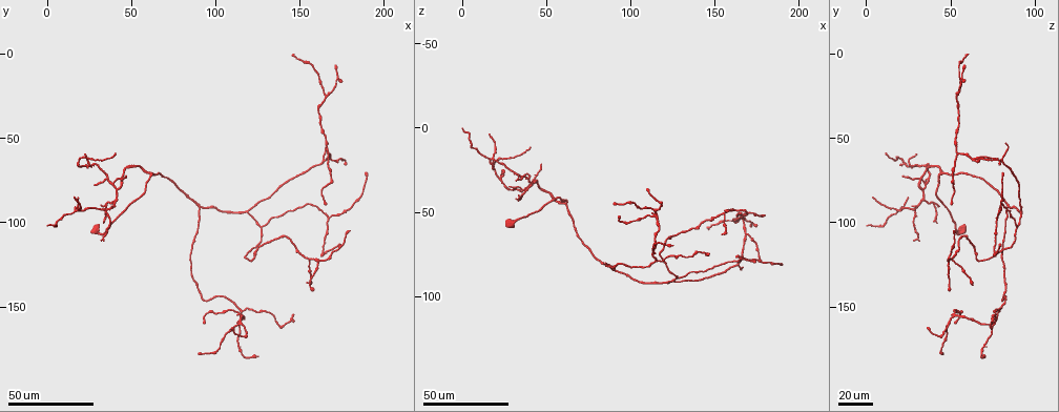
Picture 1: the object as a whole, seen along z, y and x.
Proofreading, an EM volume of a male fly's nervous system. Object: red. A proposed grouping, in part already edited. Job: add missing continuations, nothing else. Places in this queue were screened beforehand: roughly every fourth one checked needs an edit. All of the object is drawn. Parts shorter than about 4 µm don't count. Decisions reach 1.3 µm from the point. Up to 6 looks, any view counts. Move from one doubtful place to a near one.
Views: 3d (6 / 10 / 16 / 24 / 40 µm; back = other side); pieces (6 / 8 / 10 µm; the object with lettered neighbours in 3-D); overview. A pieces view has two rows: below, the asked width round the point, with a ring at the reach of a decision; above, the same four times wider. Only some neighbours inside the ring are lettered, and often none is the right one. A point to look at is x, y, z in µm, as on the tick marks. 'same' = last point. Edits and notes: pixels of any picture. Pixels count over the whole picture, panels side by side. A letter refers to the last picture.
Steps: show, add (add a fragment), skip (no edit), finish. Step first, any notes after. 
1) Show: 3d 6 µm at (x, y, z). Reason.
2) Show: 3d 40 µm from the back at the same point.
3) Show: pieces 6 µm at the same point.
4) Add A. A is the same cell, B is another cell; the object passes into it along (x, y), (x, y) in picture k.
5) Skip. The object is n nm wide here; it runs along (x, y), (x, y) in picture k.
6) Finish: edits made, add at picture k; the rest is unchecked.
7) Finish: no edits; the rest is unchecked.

Show: 3d 40 µm at (33, 111, 28). Long arm stops here.

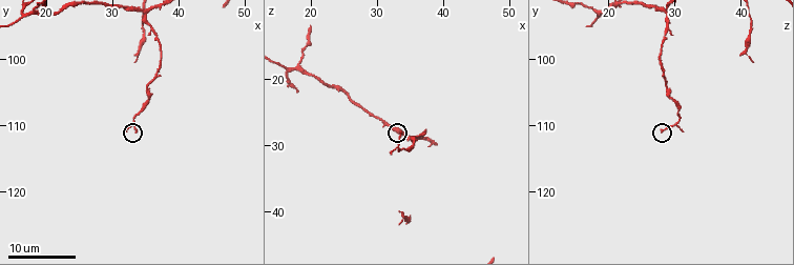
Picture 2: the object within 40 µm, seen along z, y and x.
Show: pieces 10 µm at (34.0, 110.5, 27.5). See the neighbours.

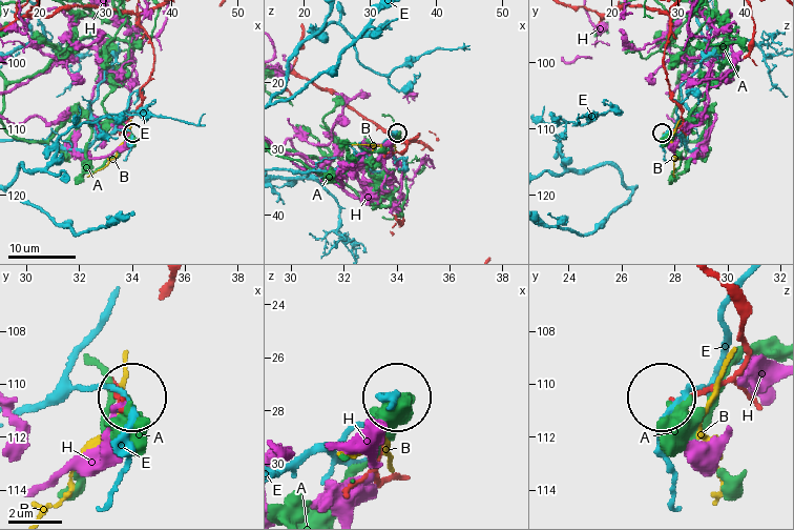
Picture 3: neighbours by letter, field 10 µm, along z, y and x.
Skip. A, B, E and H are other cells; it runs along (666, 42), (663, 67), (682, 122), (664, 133) in picture 3; no lettered fragment goes on from it.

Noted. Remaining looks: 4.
Show: 3d 40 µm at (19, 85, 25). An open end.

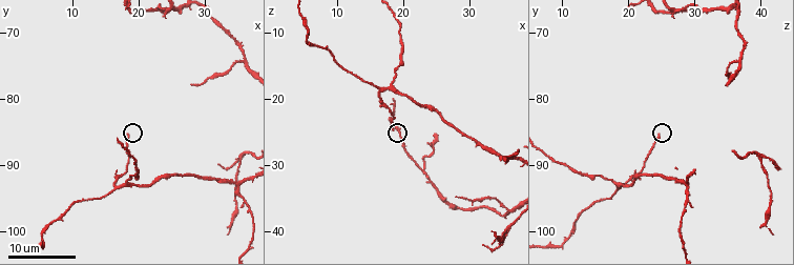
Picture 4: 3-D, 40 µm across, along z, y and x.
Show: pieces 10 µm at (18.5, 85.0, 24.5).

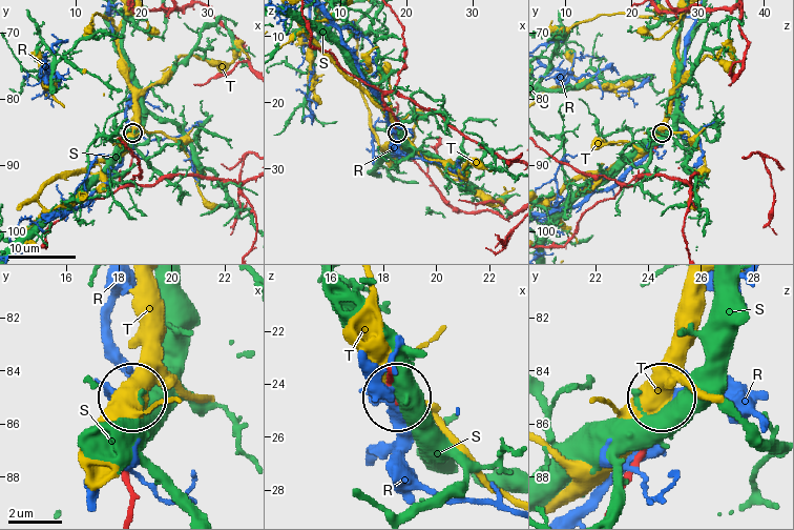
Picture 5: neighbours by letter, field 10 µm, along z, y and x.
Skip. R, S and T are other cells; none of them fits.

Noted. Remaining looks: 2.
Show: 3d 24 µm at (16, 86, 4). Long arm stops here.

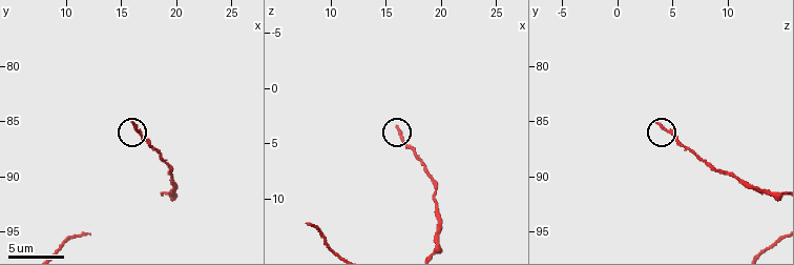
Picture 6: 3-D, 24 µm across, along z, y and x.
Show: pieces 6 µm at (16.2, 85.0, 3.6).

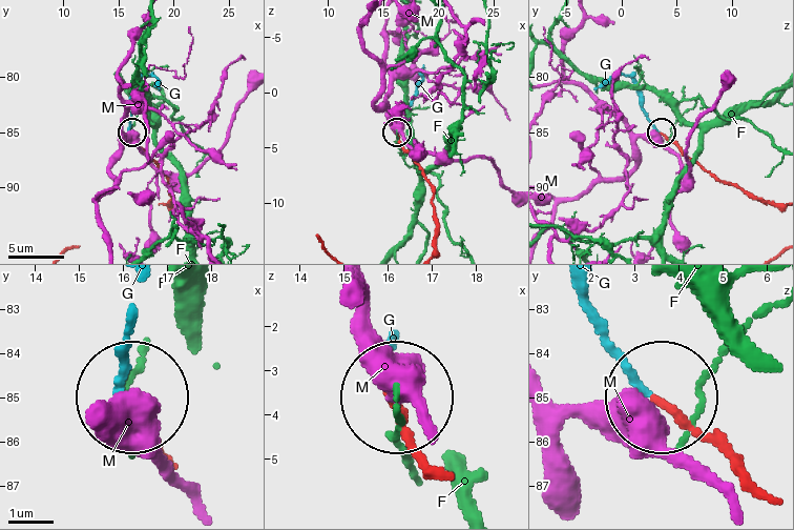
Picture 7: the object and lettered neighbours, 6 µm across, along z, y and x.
Add G. The object is 170 nm wide here; G is the same cell, F and M are other cells; the object passes into it along (756, 493), (632, 368), (587, 289) in picture 7; the neuron continues.

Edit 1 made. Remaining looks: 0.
Finish: edits made, add at picture 7; the rest is unchecked.

